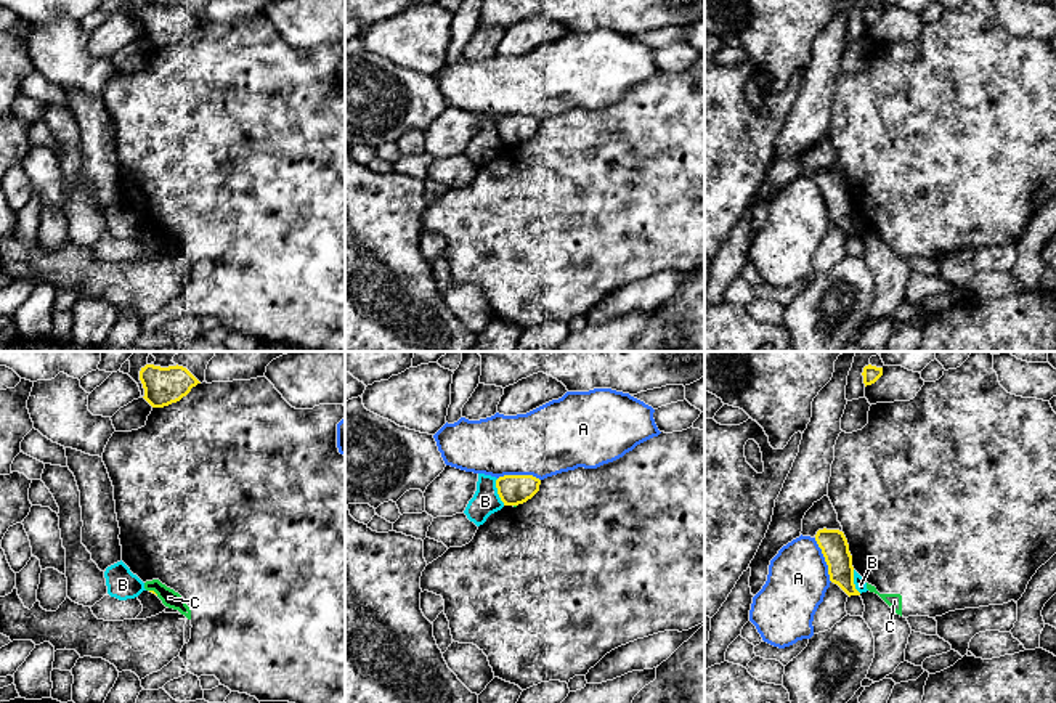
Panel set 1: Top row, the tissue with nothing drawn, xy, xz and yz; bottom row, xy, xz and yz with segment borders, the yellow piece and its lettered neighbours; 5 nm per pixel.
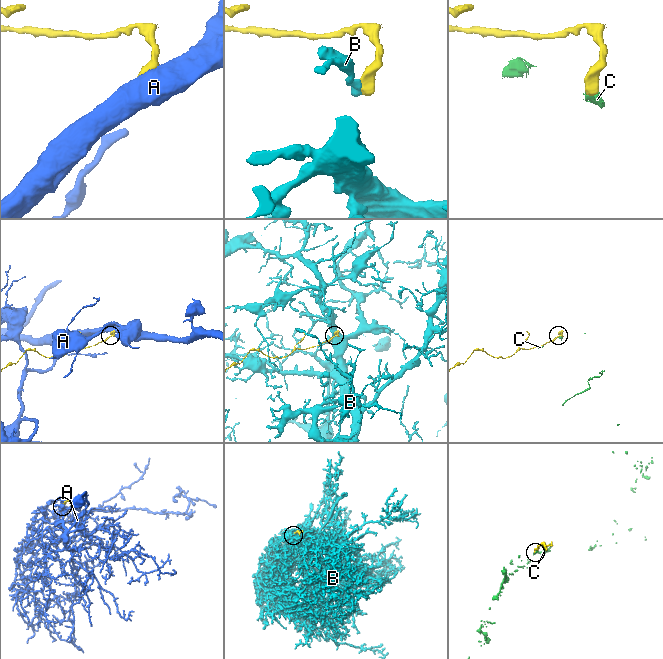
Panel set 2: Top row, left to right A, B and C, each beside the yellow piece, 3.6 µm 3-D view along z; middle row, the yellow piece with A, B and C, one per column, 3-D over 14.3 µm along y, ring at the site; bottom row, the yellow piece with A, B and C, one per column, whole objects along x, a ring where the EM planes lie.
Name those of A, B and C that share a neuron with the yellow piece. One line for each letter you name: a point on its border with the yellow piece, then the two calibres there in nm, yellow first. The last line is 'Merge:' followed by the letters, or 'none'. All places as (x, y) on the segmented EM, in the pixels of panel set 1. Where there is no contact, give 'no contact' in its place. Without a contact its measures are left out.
Merge: none

